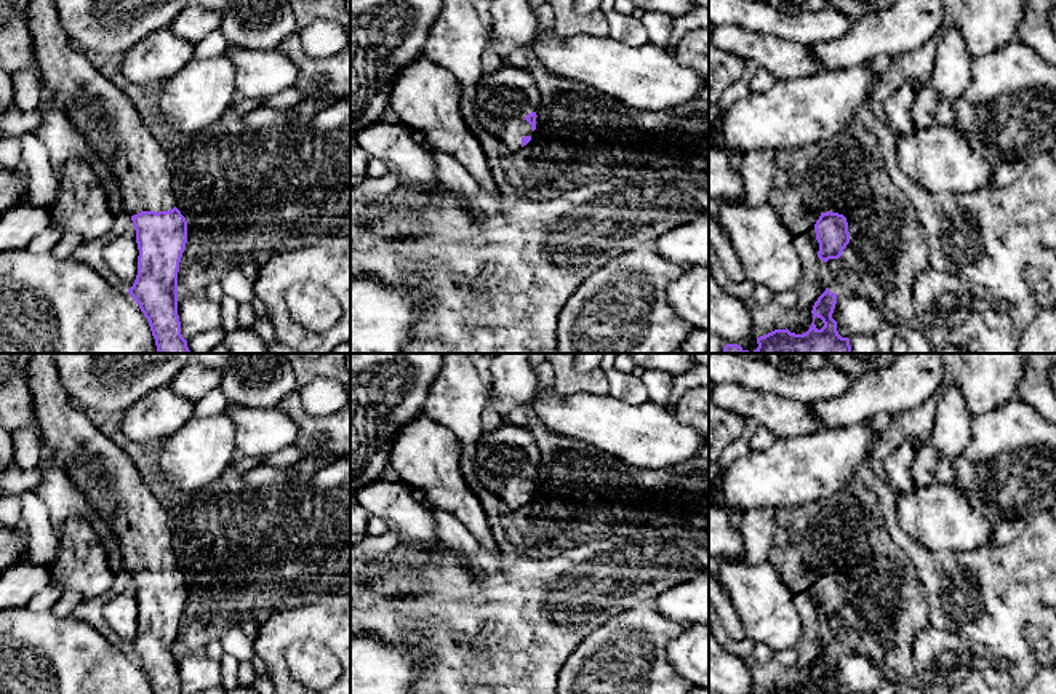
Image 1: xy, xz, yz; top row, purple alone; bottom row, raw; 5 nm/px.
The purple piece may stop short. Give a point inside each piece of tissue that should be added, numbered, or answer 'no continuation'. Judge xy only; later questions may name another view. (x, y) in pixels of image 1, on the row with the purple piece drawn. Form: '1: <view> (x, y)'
1: xy (104, 115)

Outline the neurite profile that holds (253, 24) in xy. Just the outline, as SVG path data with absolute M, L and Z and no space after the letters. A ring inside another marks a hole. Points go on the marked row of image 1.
M194 0L221 16L221 32L229 45L245 50L277 50L296 32L288 0Z

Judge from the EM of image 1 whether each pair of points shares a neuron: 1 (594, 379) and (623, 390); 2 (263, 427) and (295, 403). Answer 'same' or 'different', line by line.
1: different
2: different

